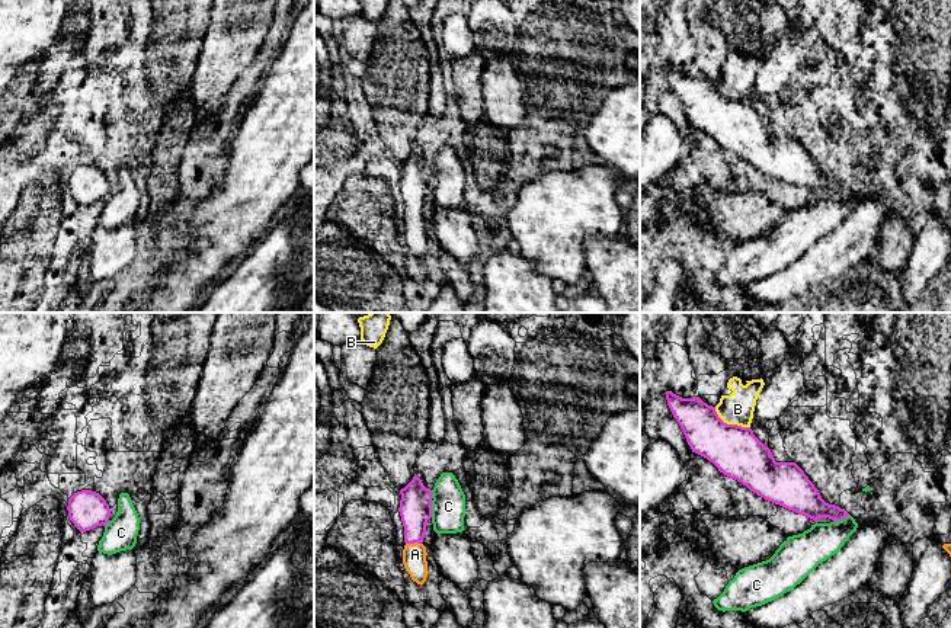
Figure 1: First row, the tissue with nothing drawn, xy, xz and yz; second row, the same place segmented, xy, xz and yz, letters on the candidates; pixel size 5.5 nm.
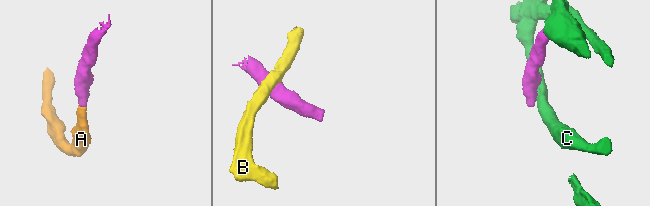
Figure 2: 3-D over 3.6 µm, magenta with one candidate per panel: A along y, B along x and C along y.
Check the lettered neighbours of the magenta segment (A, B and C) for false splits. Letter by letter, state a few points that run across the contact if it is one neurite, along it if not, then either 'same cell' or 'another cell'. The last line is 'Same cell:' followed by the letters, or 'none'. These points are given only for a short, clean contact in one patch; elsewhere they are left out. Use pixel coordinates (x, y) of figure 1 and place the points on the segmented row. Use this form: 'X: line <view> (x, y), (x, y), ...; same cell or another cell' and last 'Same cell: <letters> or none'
A: line xz (415, 509), (413, 542), (415, 554); same cell
B: line yz (714, 407), (724, 422), (749, 428); another cell
C: line xz (431, 500), (432, 516); another cell
Same cell: A

